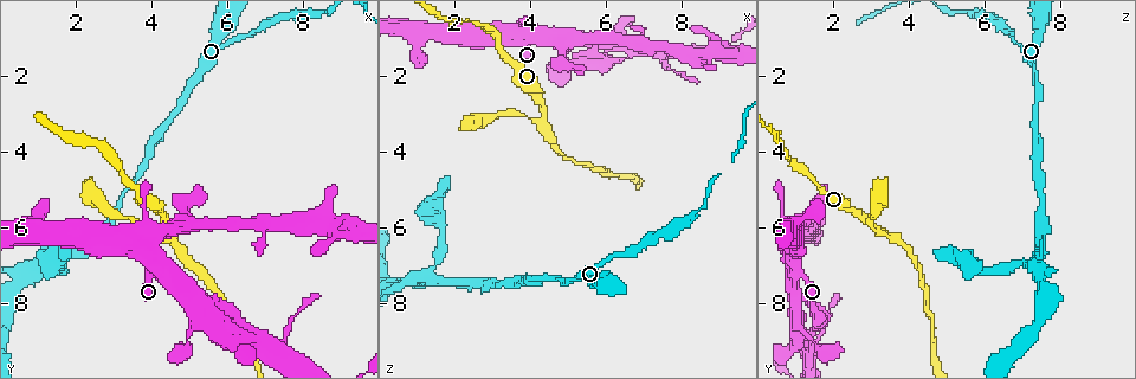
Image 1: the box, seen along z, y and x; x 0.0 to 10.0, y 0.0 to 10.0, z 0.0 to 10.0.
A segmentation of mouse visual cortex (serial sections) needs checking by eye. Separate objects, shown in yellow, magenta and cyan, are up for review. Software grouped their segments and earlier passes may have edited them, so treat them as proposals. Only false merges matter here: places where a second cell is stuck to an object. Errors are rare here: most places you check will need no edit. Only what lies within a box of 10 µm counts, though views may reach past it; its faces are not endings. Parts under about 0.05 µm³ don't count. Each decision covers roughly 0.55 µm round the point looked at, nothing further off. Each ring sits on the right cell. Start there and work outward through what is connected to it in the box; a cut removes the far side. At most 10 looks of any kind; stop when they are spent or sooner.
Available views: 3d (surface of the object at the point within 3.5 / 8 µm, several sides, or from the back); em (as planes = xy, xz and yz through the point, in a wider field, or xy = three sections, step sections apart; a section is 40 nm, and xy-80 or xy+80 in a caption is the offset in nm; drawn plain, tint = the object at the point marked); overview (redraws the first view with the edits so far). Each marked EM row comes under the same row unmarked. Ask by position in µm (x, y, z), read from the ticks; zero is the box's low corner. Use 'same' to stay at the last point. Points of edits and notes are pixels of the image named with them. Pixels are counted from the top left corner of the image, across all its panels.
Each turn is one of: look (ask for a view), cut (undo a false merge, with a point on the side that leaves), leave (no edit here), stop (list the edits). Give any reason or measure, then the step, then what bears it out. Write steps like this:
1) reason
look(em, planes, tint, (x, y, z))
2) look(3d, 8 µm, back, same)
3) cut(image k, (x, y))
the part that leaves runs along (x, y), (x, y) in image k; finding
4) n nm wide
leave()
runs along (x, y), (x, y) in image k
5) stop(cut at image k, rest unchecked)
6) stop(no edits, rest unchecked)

look(3d, 3.5 µm, (4.40, 6.15, 3.15))

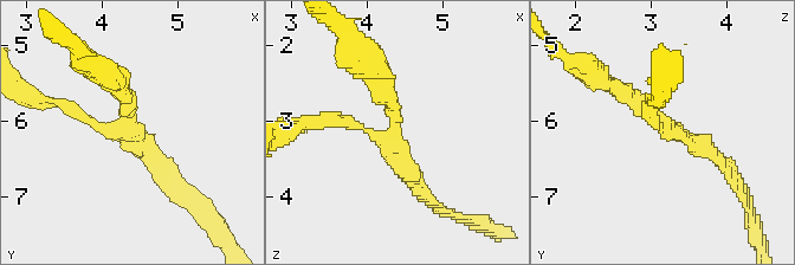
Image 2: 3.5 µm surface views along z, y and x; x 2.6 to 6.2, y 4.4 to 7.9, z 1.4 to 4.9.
3 arms; arms of 150, 200, 250 nm
look(em, xy, step 2, tint, (4.30, 6.10, 3.20))

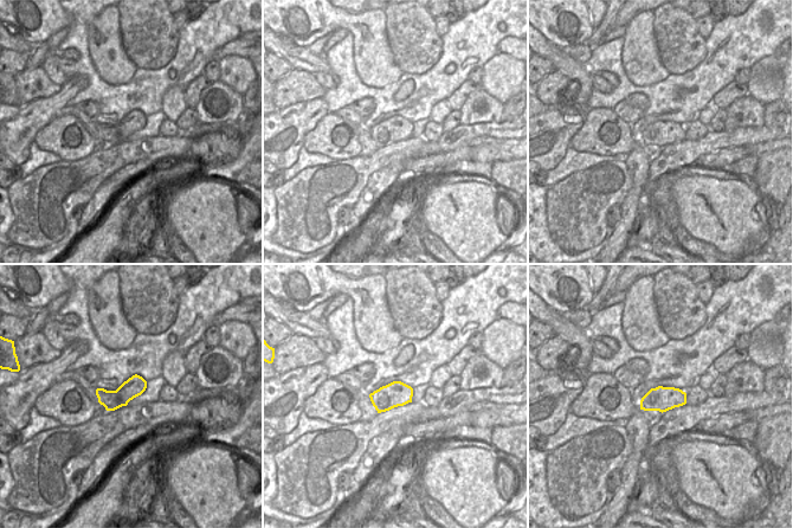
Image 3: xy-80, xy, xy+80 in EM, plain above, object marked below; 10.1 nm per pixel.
260 nm wide
leave()
runs along (607, 83), (710, 148), (725, 166) in image 2; all the same cell

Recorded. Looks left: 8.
look(3d, 3.5 µm, (5.25, 8.10, 0.95))

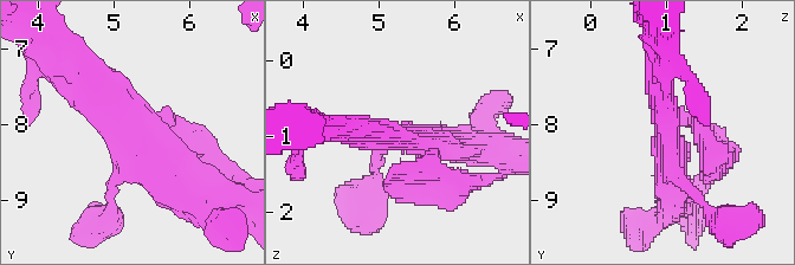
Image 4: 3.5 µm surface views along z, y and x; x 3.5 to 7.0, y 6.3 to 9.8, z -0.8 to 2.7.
look(em, planes, tint, (5.35, 8.05, 1.00))

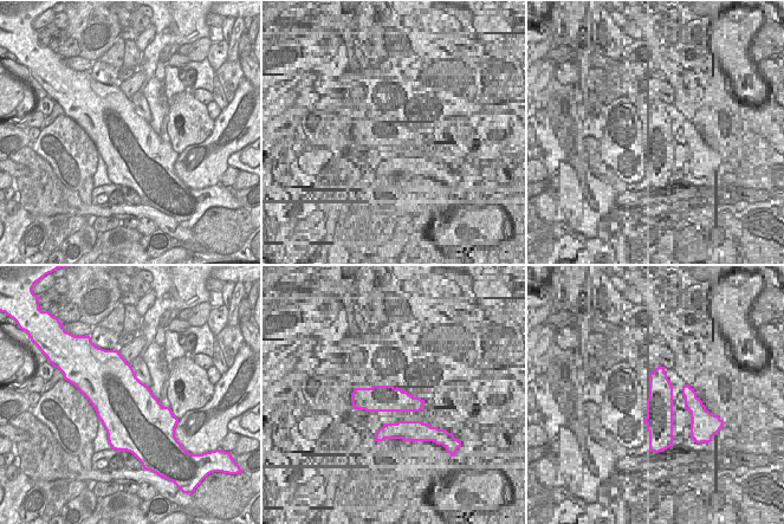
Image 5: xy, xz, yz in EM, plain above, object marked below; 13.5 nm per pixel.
arms of 150, 250, 350, 450 nm
leave()
runs along (78, 73), (183, 193) in image 4; continuous, no second cell

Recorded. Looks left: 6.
abrupt turn
look(3d, 8 µm, (7.25, 9.20, 1.35))

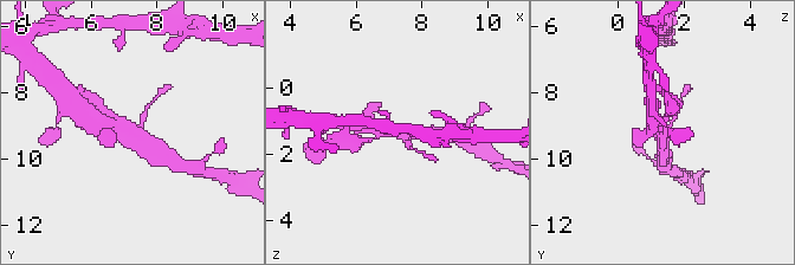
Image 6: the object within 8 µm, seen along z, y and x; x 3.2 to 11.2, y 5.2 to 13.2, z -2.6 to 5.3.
look(3d, 3.5 µm, same)

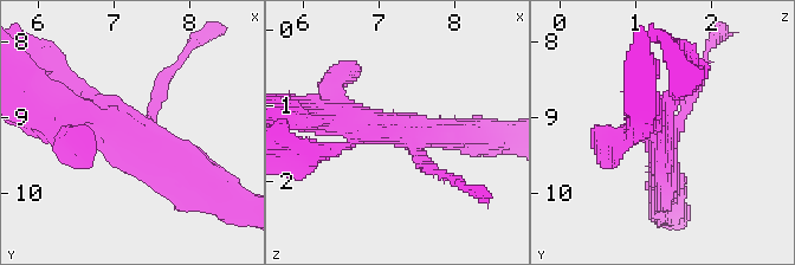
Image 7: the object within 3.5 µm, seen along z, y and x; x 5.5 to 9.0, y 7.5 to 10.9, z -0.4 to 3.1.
look(em, xy, step 5, tint, (7.20, 9.20, 1.35))

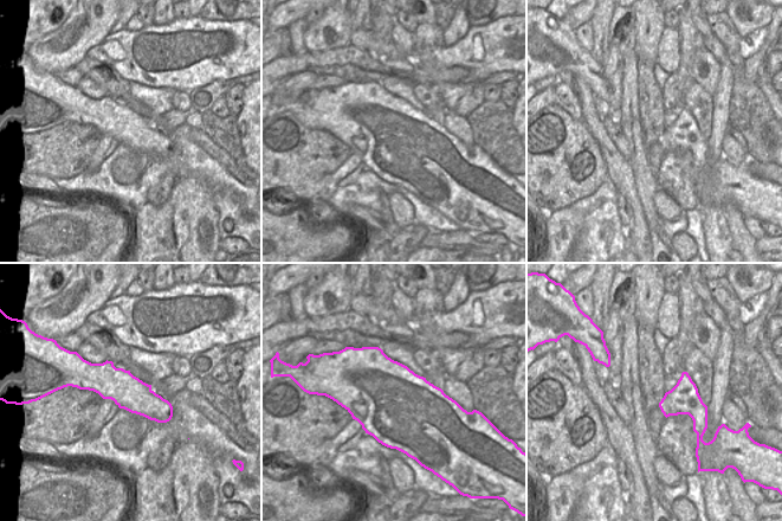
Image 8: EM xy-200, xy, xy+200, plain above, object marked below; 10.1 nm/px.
leave()
runs along (83, 385), (120, 385), (169, 413) in image 8; one cell here

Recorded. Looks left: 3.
branch point
look(3d, 3.5 µm, (8.45, 5.85, 1.45))

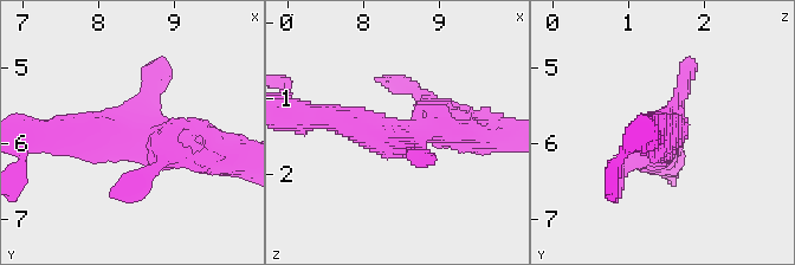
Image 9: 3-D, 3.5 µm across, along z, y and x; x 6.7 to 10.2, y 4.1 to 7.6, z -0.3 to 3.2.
need the tissue
look(em, xy, step 3, tint, (8.40, 5.90, 1.45))

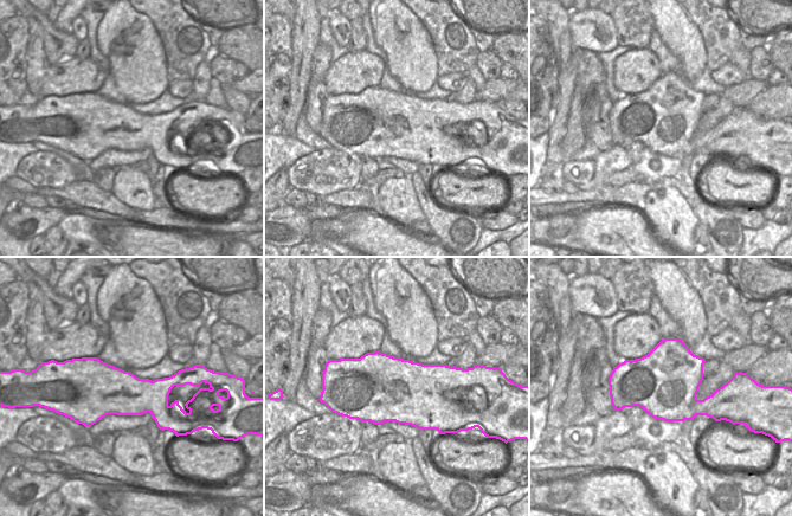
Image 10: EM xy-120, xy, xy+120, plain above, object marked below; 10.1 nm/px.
700 nm wide
leave()
runs along (311, 117), (385, 136), (464, 136) in image 9; continuous, no second cell

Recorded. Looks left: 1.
stop(no edits, rest unchecked)

